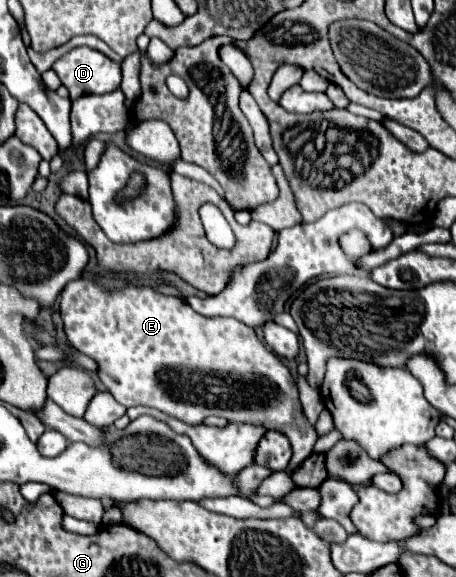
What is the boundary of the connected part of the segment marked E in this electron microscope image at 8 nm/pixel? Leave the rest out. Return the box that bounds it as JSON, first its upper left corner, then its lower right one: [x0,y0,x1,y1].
[60,278,318,472]

